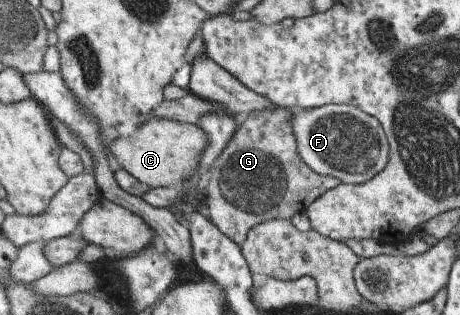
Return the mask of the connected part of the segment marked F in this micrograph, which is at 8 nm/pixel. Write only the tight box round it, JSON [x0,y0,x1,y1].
[289,104,389,184]

